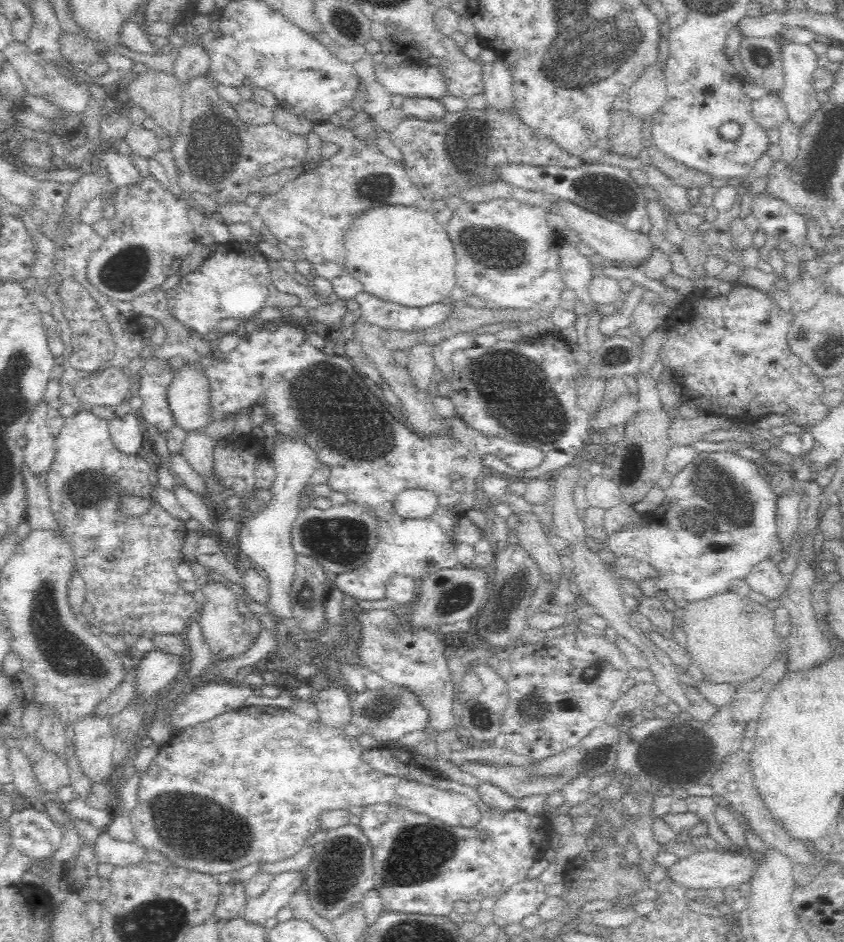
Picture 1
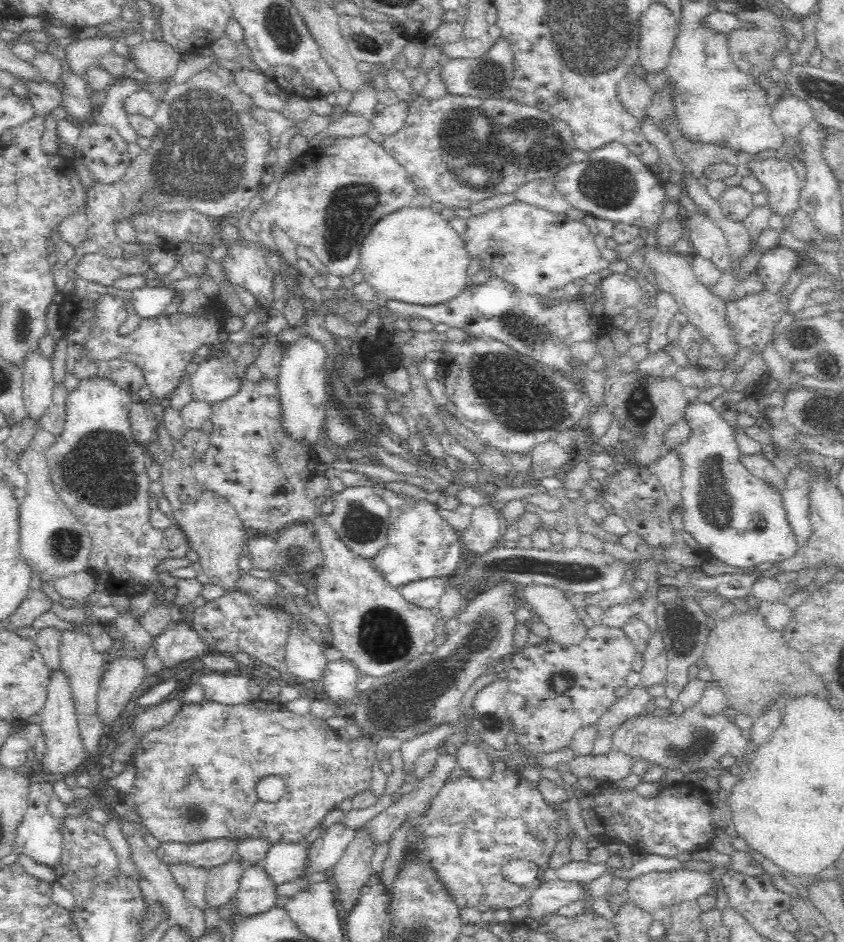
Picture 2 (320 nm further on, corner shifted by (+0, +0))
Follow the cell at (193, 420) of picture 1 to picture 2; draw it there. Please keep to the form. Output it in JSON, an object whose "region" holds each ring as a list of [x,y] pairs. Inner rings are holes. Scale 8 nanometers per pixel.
{"region":[[[219,356],[197,360],[186,378],[193,401],[206,406],[224,402],[240,390],[235,364]]]}

